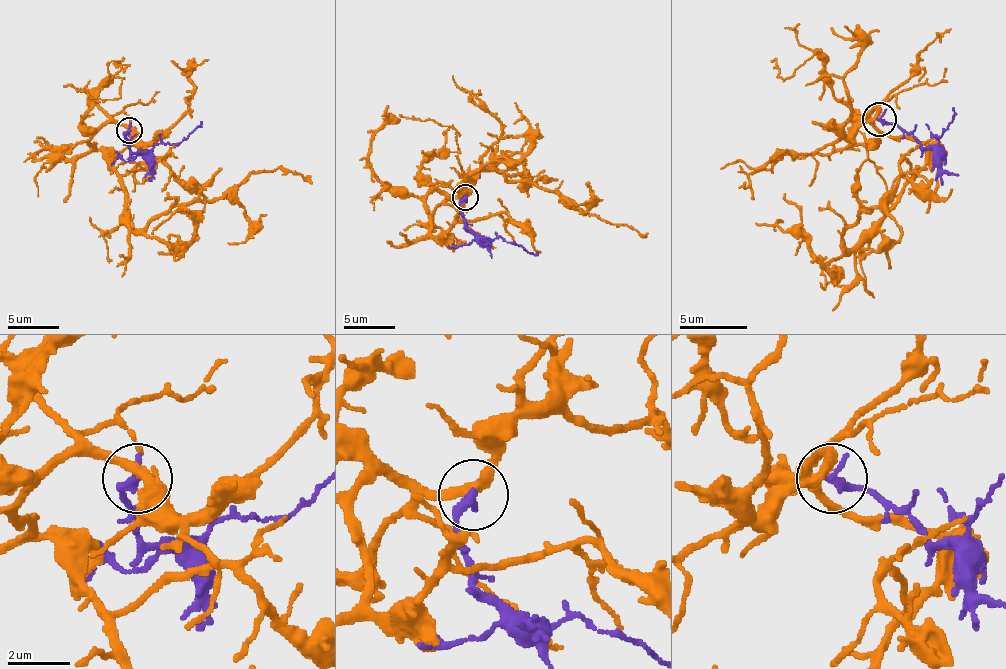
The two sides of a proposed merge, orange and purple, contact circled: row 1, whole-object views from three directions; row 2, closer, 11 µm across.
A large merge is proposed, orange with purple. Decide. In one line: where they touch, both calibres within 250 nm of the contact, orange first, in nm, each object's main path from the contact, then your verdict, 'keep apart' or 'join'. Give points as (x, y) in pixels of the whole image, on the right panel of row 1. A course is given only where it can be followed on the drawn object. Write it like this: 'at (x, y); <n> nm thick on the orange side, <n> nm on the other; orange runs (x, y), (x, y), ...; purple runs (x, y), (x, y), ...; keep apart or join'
at (879, 119); 320 nm thick on the orange side, 320 nm on the other; orange runs (878, 118), (875, 108), (878, 128), (929, 145), (926, 166), (845, 247), (906, 172), (926, 189); purple runs (878, 118), (902, 128), (923, 149), (929, 149), (936, 139), (933, 135), (939, 135), (953, 108); keep apart

